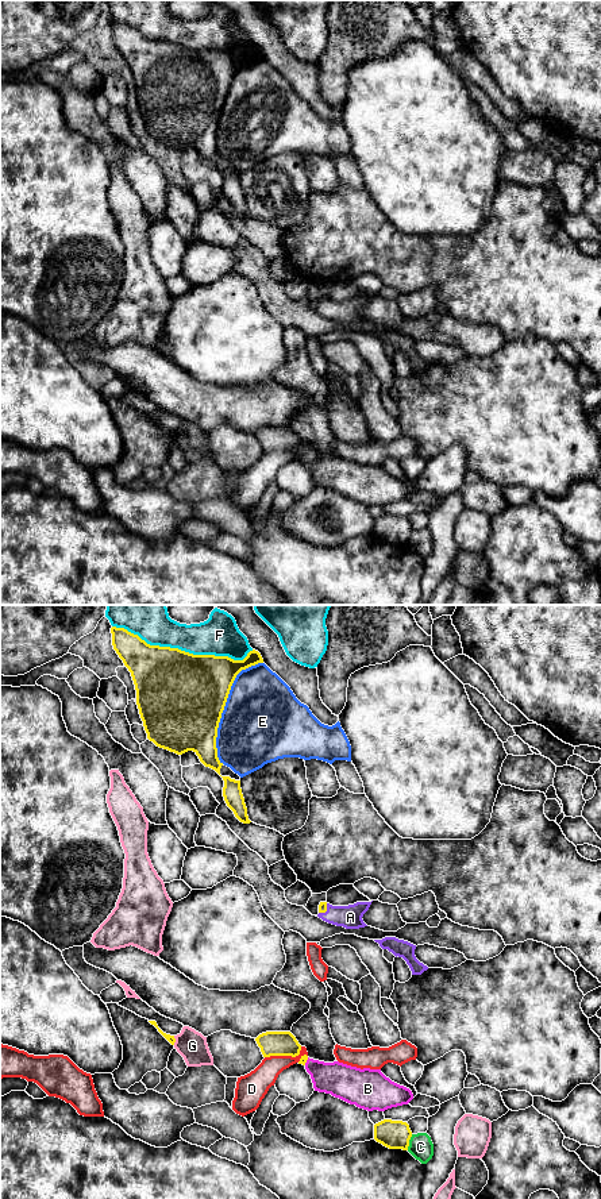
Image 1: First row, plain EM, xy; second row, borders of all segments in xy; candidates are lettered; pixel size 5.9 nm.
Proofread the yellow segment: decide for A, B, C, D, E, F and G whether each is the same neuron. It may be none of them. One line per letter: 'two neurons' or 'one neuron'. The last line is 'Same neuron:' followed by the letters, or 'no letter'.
A: one neuron
B: two neurons
C: two neurons
D: two neurons
E: two neurons
F: two neurons
G: two neurons
Same neuron: A

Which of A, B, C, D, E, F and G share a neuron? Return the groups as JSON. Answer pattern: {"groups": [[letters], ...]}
{"groups": [["A"], ["B"], ["C"], ["D"], ["E"], ["F"], ["G"]]}

